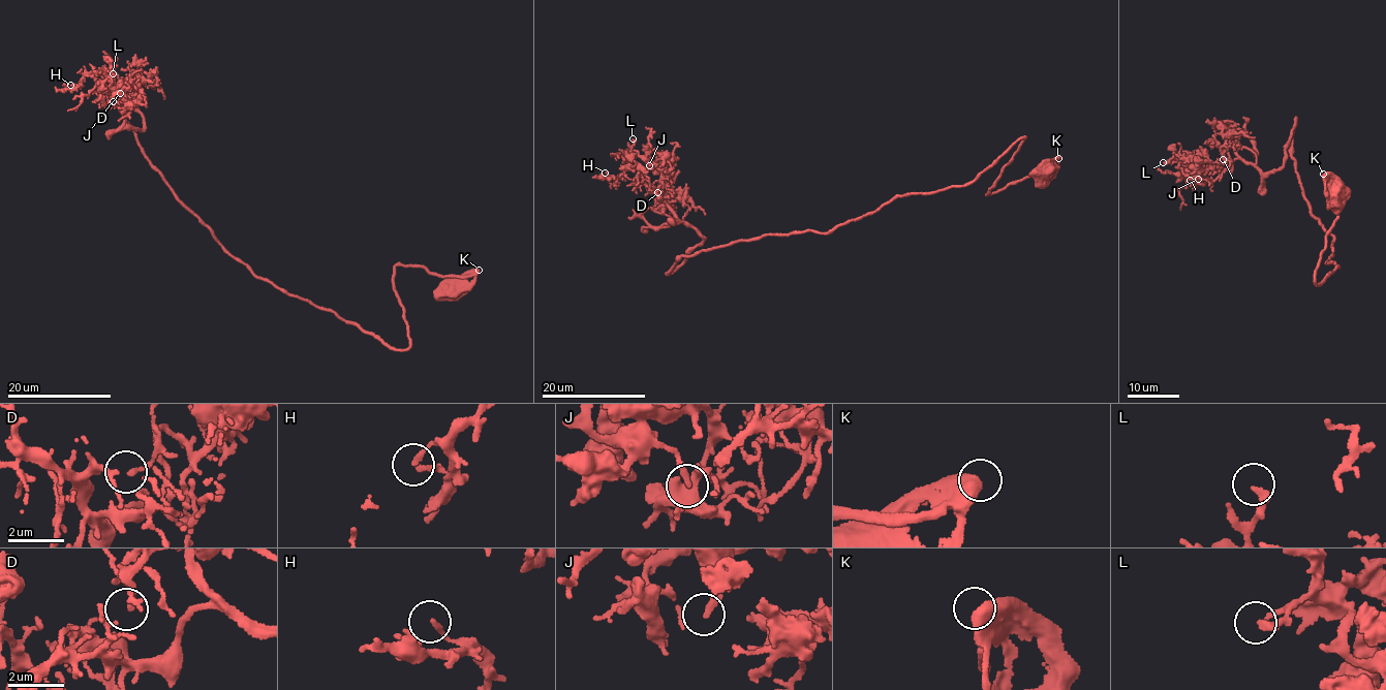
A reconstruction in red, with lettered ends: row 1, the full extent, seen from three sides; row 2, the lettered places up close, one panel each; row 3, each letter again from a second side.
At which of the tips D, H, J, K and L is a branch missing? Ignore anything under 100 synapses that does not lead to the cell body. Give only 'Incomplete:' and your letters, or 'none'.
Incomplete: none

